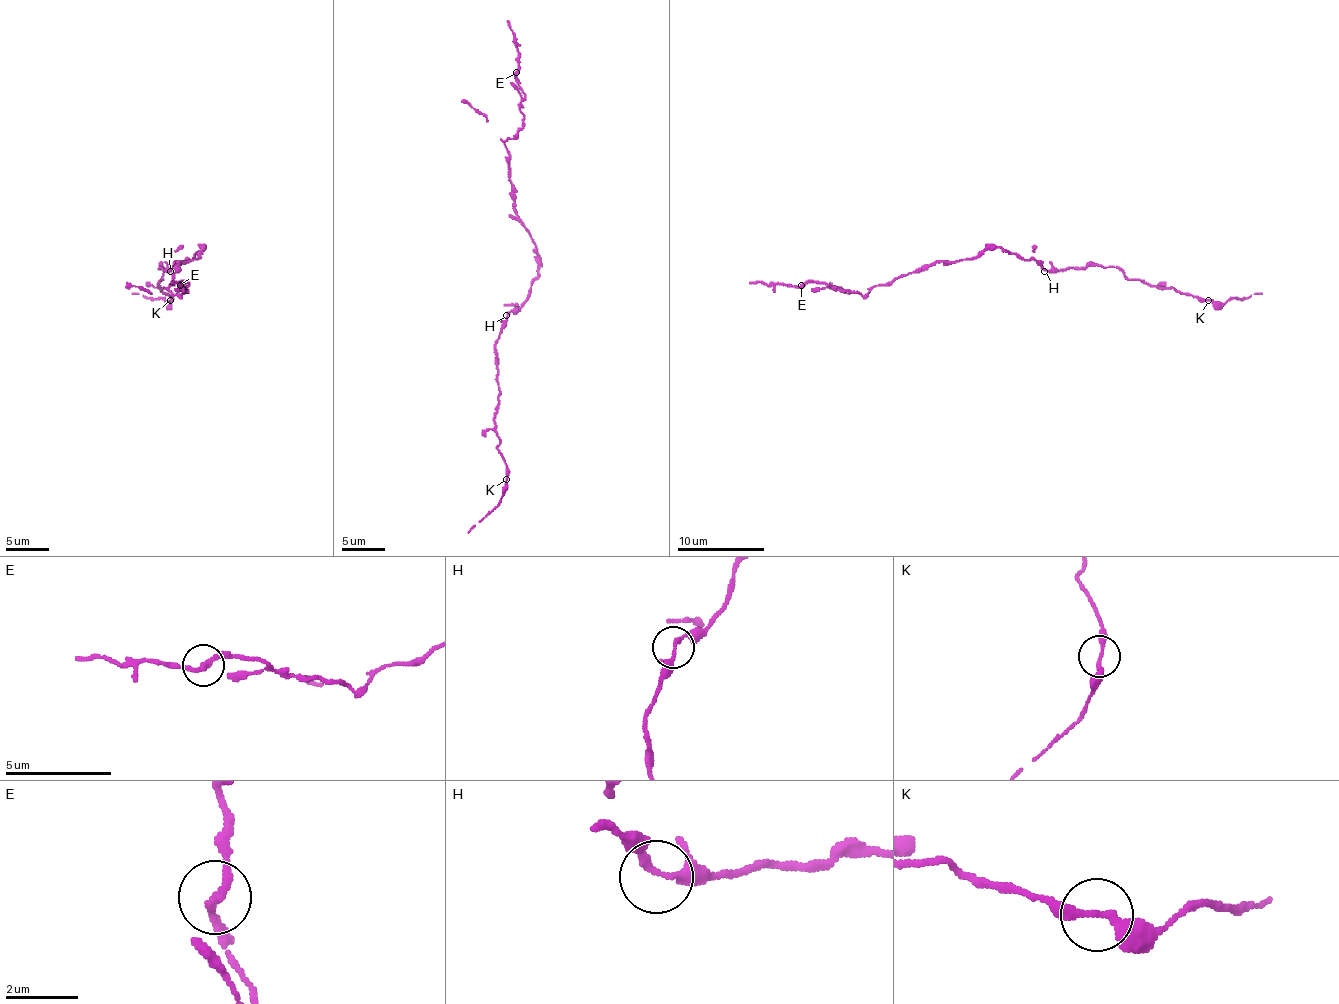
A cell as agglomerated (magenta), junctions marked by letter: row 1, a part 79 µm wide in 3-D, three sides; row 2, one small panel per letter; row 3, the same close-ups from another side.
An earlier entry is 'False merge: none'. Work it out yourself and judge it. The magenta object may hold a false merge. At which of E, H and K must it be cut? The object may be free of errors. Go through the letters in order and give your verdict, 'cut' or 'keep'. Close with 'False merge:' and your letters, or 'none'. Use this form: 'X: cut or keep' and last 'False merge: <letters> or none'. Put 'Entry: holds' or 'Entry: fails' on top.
Entry: holds
E: keep
H: keep
K: keep
False merge: none

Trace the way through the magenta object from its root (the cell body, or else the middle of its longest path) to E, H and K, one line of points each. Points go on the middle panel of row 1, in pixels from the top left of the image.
E: (532, 279), (537, 274), (537, 246), (515, 209), (504, 144), (524, 121), (519, 110), (524, 92), (515, 73)
H: (532, 279), (528, 298), (506, 315)
K: (532, 279), (528, 298), (506, 315), (496, 344), (500, 396), (493, 422), (506, 480)

